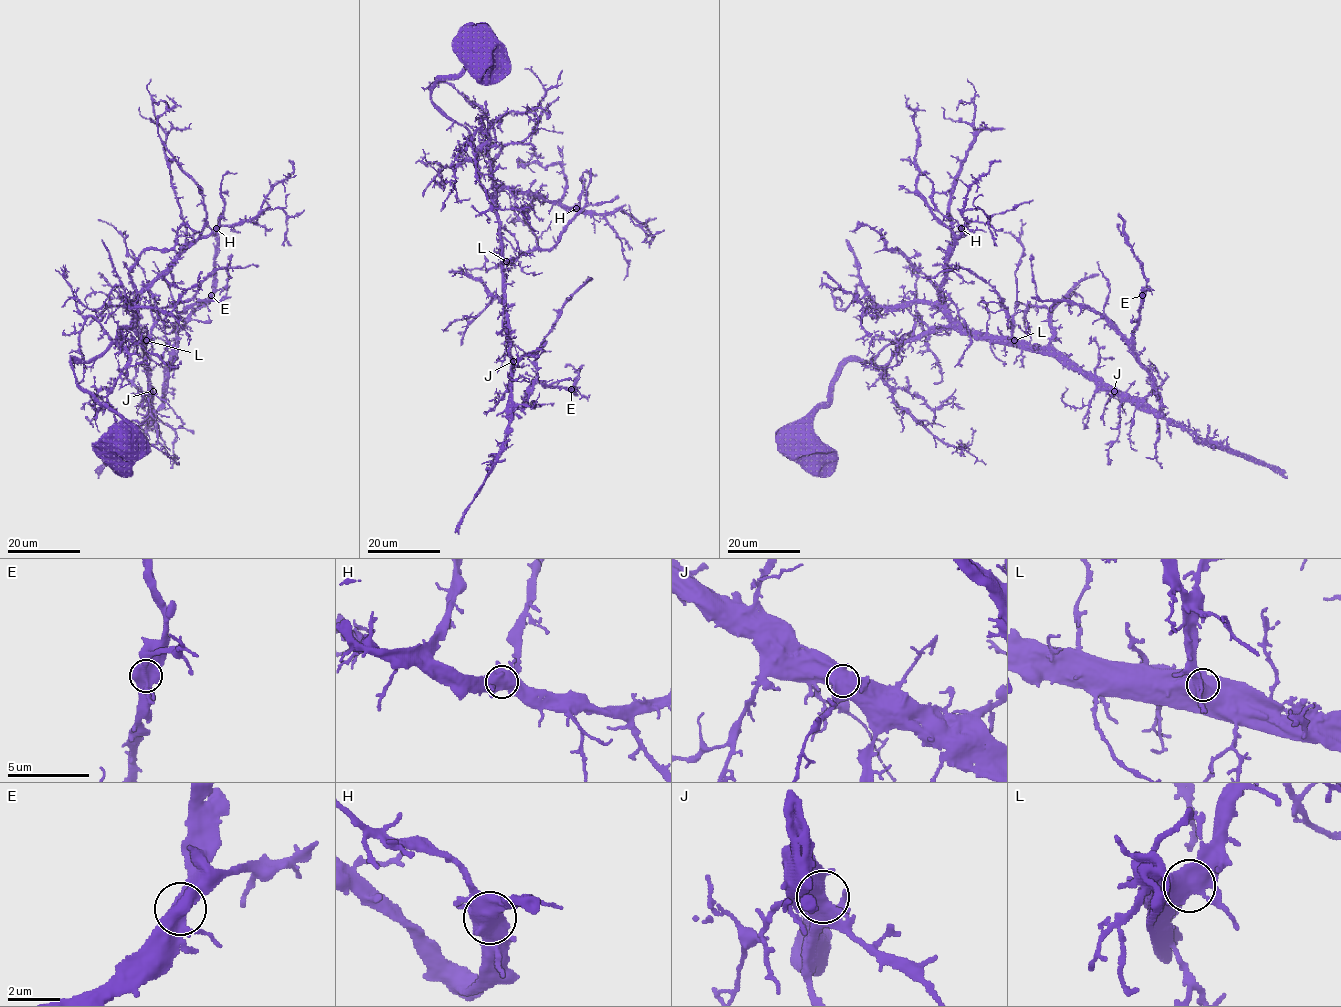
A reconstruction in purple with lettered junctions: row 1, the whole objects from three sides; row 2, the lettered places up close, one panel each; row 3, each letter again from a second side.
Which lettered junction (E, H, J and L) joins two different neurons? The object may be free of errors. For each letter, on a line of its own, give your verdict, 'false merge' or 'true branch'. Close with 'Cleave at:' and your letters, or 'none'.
E: true branch
H: true branch
J: true branch
L: true branch
Cleave at: none

